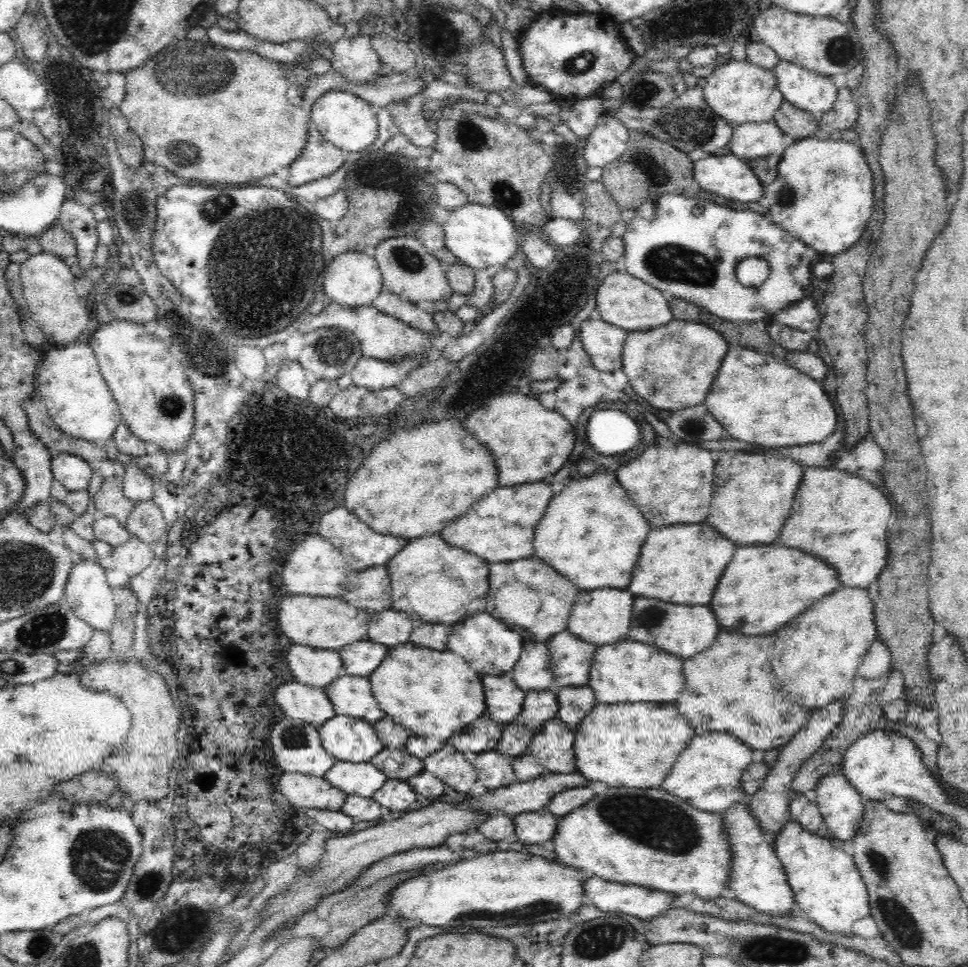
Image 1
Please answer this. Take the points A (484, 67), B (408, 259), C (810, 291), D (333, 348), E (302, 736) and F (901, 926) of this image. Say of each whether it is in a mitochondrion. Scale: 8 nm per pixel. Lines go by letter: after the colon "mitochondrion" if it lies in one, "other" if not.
A: mitochondrion
B: mitochondrion
C: other
D: mitochondrion
E: mitochondrion
F: mitochondrion

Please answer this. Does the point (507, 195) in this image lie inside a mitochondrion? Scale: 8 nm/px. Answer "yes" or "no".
yes

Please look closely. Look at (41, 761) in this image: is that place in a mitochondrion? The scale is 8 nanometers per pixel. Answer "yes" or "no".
no

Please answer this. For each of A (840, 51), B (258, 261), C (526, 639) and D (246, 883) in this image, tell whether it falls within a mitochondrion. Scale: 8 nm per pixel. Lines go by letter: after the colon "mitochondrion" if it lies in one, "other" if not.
A: mitochondrion
B: mitochondrion
C: other
D: other

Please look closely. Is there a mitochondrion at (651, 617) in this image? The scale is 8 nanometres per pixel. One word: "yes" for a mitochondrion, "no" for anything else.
yes

